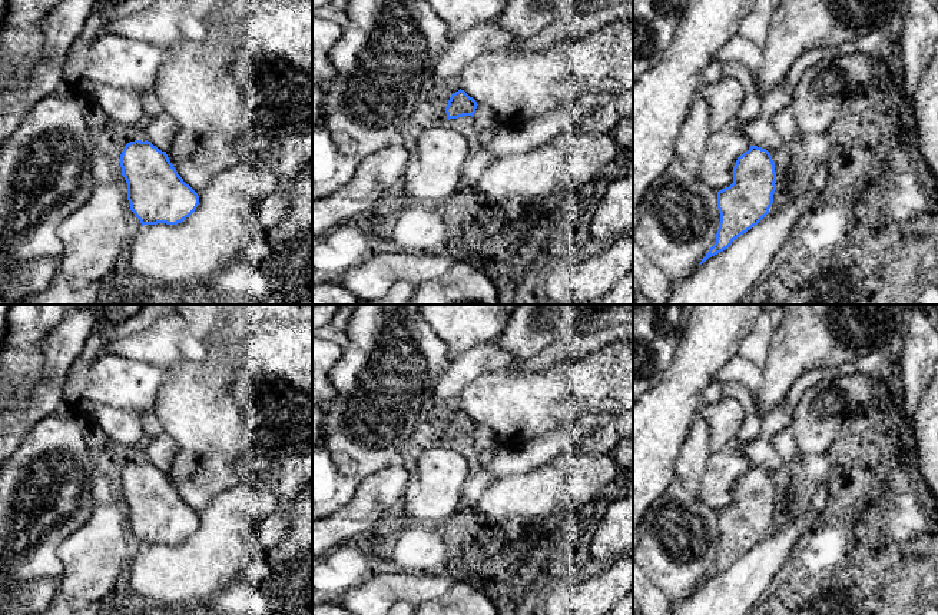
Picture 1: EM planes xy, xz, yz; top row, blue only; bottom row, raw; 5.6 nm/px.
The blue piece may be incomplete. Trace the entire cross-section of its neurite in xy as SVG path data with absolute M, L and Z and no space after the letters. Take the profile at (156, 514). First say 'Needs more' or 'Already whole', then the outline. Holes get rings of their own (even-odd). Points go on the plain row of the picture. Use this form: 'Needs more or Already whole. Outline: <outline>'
Already whole. Outline: M135 461L120 475L130 531L143 545L178 545L199 525L198 513L183 502L166 472Z

